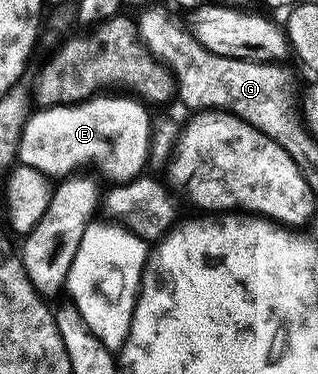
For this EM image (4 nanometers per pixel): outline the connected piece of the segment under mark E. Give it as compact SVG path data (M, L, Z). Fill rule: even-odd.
M97 94L81 104L63 104L57 108L41 108L29 115L20 134L19 163L34 166L34 170L49 178L63 178L75 173L82 164L97 164L101 177L109 176L112 182L127 182L145 171L151 142L153 117L139 99L128 94Z

